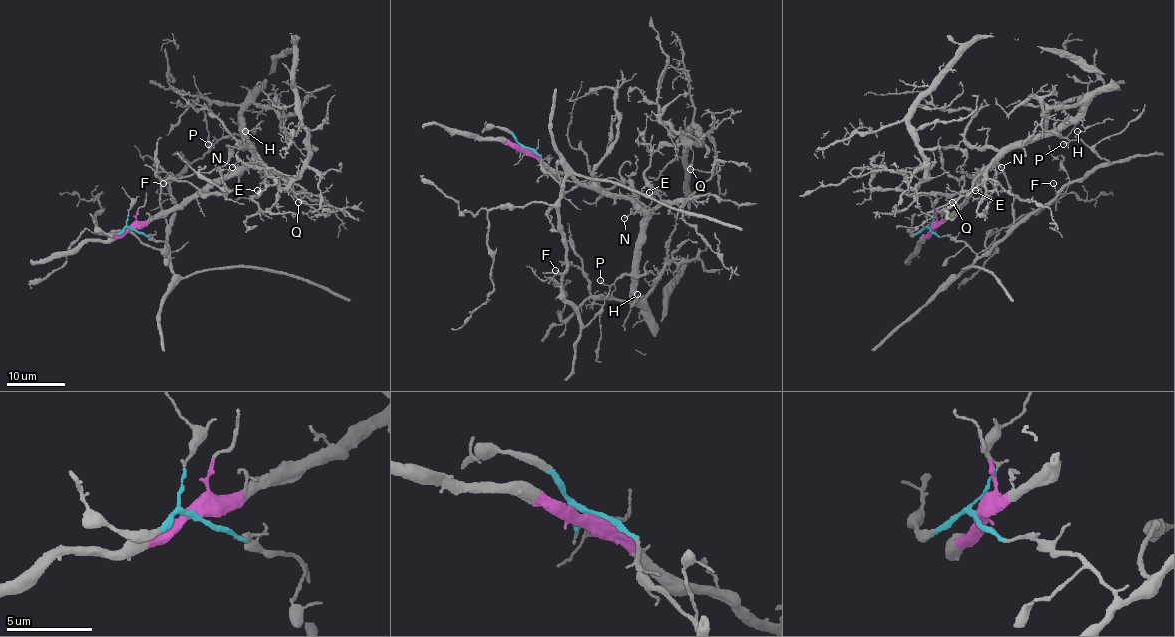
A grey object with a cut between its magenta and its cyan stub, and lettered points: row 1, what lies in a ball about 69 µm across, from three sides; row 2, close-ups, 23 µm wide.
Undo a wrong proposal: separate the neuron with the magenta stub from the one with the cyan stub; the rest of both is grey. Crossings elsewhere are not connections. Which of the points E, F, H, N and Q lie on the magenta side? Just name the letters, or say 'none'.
E, H, N, Q

